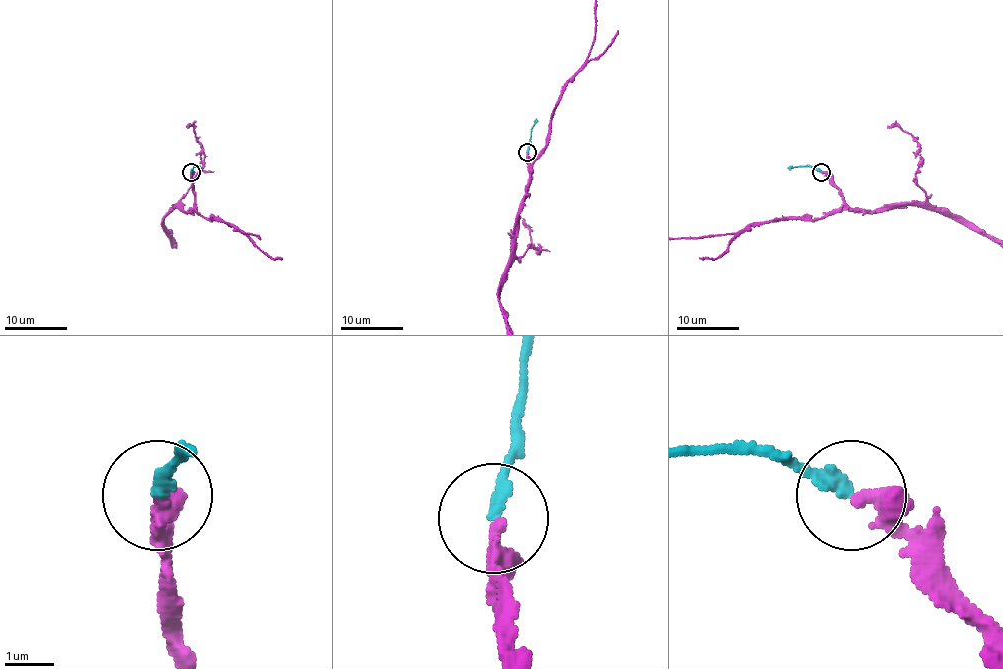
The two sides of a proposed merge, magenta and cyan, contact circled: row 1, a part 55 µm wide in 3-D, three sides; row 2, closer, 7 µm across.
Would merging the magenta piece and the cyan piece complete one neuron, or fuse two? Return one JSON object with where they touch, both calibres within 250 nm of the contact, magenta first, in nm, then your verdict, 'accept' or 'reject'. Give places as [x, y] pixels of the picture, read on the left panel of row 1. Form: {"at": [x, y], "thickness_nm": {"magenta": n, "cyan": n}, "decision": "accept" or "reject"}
{"at": [191, 172], "thickness_nm": {"magenta": 400, "cyan": 240}, "decision": "accept"}

